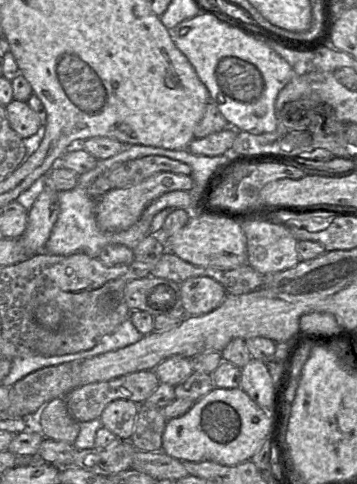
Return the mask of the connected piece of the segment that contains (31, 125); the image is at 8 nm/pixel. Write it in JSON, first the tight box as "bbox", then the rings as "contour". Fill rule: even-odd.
{"bbox":[5,99,42,140],"contour":[[[13,99],[5,106],[11,128],[24,140],[36,140],[42,133],[36,113],[27,102]]]}

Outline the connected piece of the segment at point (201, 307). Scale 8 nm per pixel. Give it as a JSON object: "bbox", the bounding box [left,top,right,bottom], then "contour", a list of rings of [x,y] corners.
{"bbox":[180,277,227,316],"contour":[[[192,277],[180,284],[180,294],[187,315],[200,316],[216,309],[227,292],[212,278]]]}

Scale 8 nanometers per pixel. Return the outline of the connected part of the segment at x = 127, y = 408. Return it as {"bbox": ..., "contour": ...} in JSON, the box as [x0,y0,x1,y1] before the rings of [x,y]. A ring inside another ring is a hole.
{"bbox":[100,400,138,441],"contour":[[[130,400],[111,402],[100,417],[103,427],[114,433],[119,440],[130,441],[135,430],[138,407]]]}

